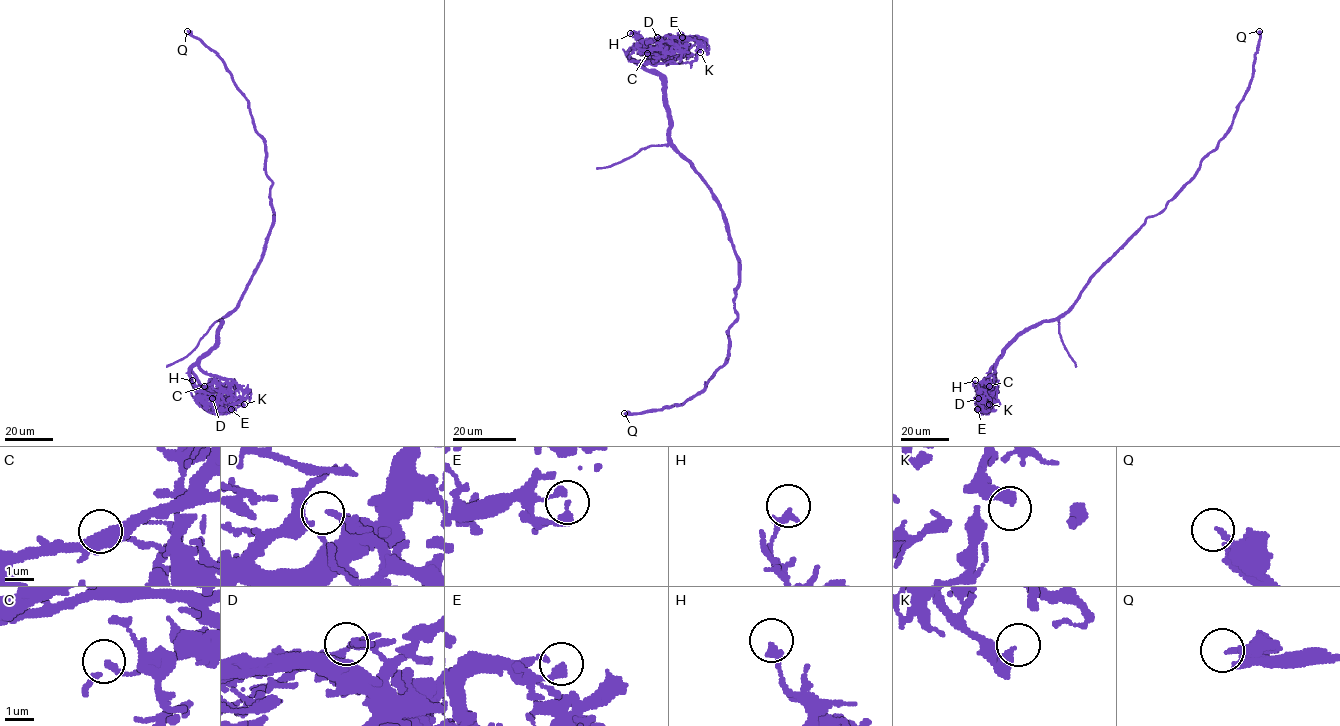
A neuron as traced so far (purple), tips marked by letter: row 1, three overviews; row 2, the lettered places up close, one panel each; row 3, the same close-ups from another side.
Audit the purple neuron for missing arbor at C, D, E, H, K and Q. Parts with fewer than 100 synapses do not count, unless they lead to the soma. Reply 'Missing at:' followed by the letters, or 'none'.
Missing at: none

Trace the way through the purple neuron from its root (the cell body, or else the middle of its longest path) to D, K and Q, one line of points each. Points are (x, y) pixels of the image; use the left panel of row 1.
D: (268, 237), (263, 257), (239, 303), (221, 320), (218, 340), (192, 369), (196, 380), (217, 398), (212, 398)
K: (268, 237), (239, 303), (221, 320), (218, 340), (199, 361), (204, 371), (230, 379), (242, 392), (244, 404)
Q: (268, 237), (273, 208), (265, 140), (256, 130), (249, 102), (225, 63), (187, 31)

